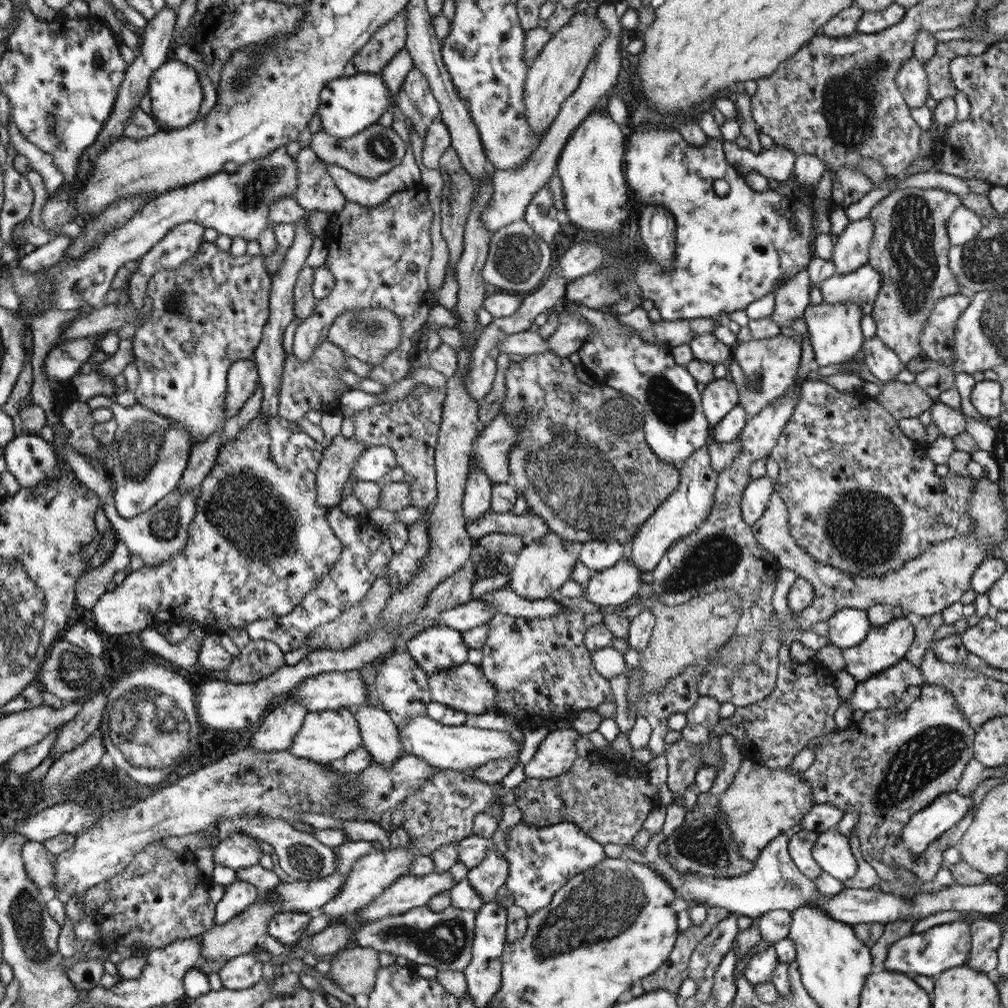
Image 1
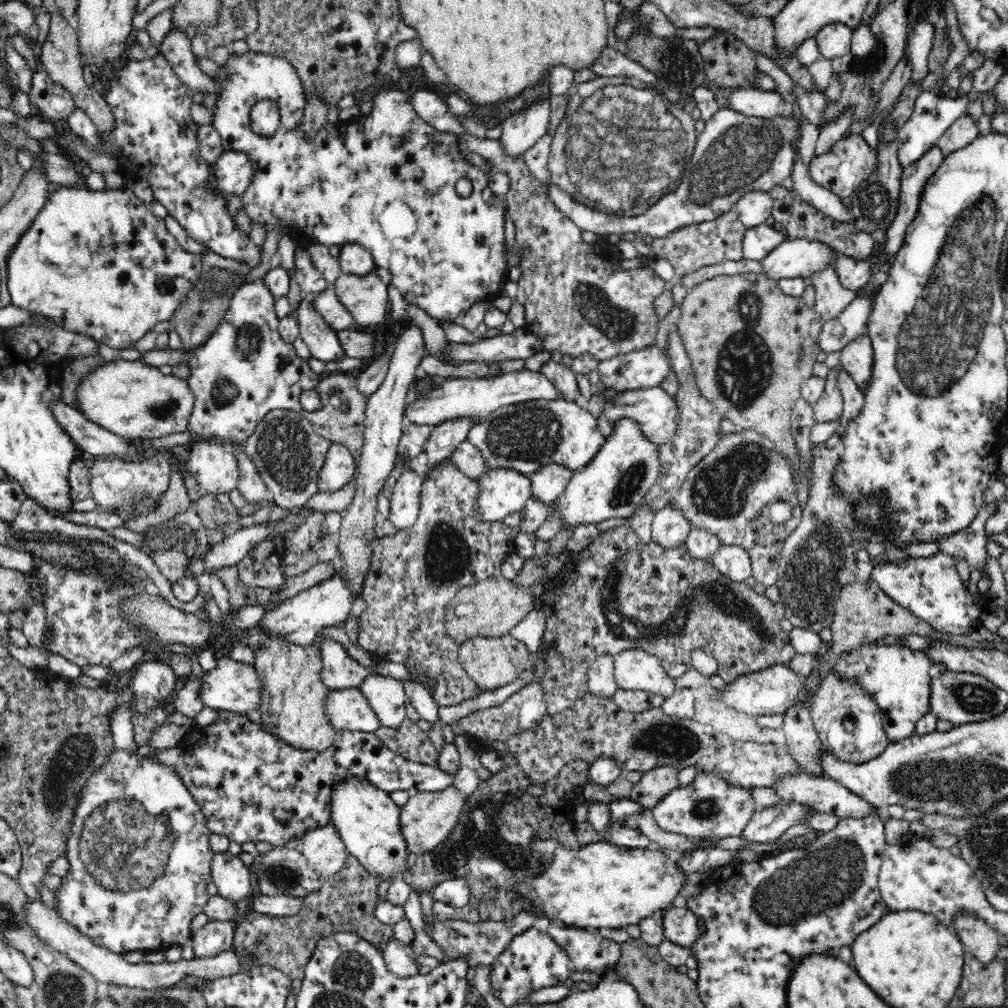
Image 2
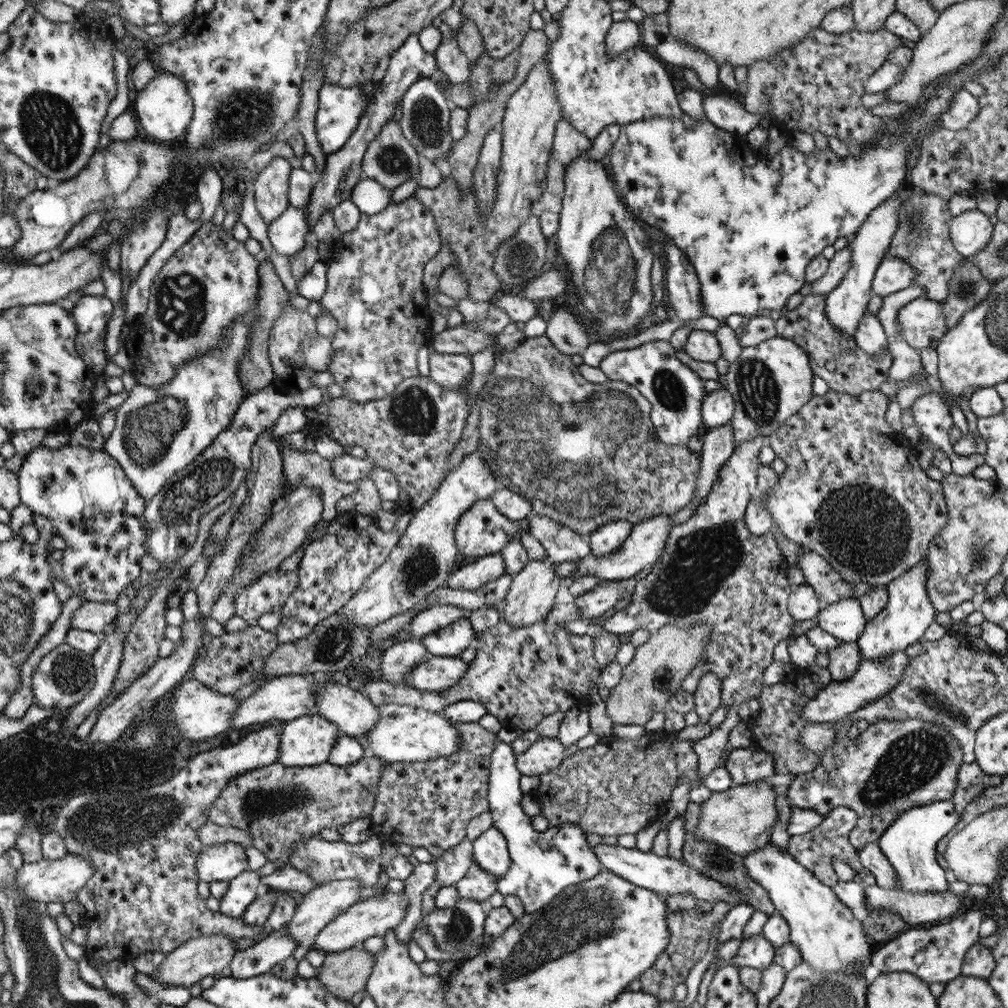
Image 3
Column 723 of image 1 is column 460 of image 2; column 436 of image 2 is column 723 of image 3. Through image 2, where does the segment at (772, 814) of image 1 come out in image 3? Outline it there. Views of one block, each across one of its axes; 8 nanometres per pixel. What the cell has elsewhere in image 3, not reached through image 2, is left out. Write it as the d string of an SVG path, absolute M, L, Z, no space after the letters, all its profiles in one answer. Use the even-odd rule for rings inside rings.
M760 779L750 784L733 785L728 790L711 793L702 804L699 823L693 835L700 840L719 844L734 854L746 856L767 845L776 824L778 809L777 795L768 779Z

